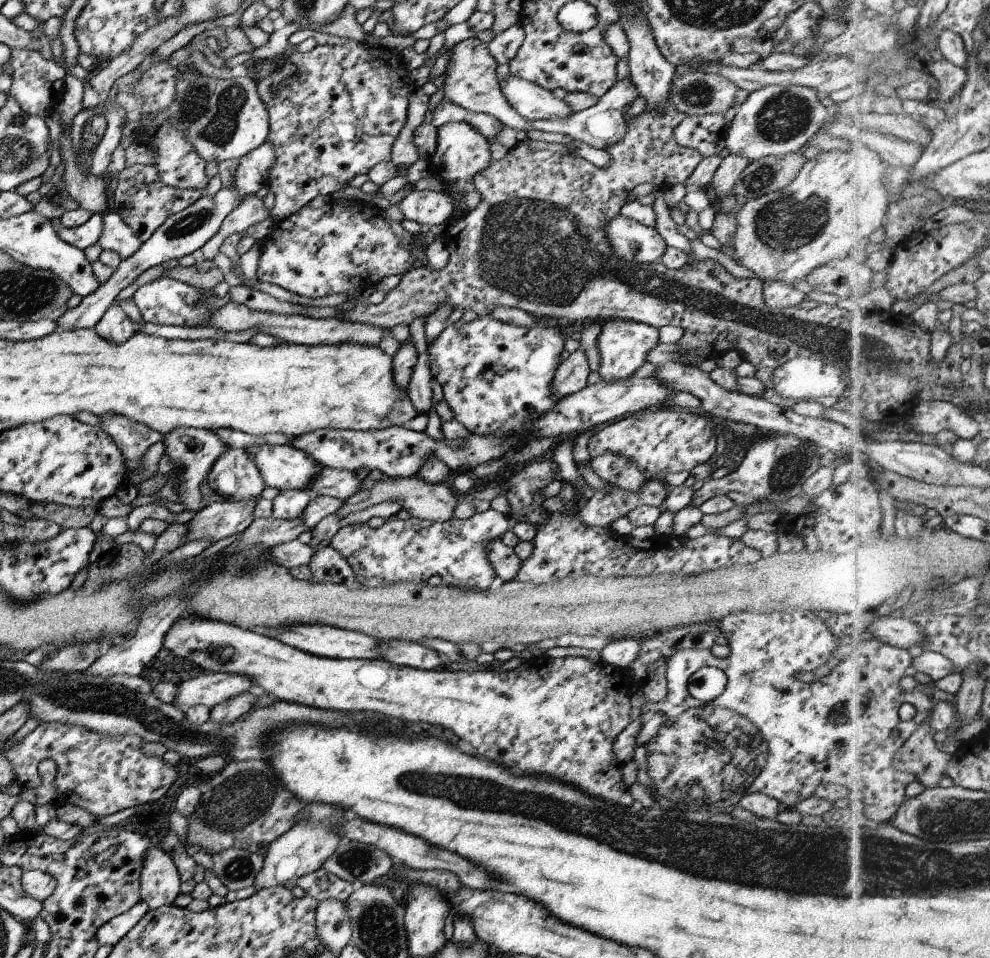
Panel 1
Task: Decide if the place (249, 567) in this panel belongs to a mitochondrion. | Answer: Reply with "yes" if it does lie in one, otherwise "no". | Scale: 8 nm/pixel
yes

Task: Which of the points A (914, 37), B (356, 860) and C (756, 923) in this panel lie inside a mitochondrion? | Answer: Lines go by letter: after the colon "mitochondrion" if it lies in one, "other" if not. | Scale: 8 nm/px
A: other
B: mitochondrion
C: other

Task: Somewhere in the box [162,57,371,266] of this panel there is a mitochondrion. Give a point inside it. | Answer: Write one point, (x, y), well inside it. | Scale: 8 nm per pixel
(214, 117)

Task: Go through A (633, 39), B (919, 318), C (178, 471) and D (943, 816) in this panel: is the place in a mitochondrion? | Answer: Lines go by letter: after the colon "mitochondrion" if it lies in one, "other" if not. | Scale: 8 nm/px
A: other
B: other
C: other
D: mitochondrion

